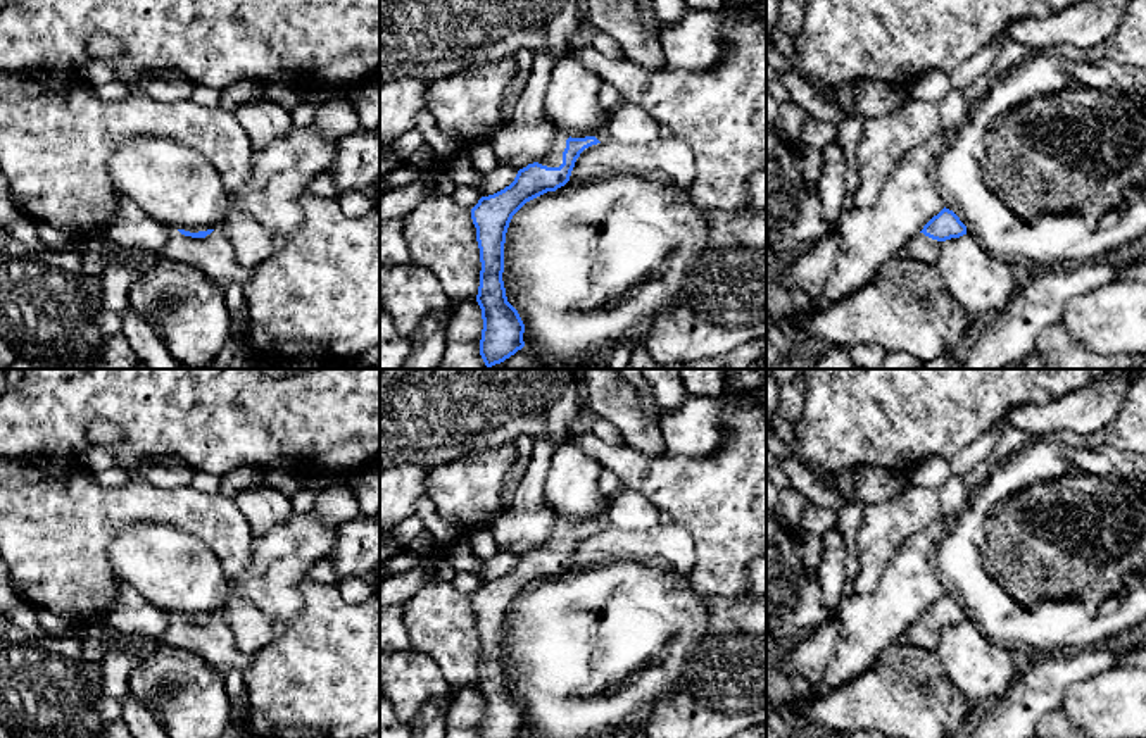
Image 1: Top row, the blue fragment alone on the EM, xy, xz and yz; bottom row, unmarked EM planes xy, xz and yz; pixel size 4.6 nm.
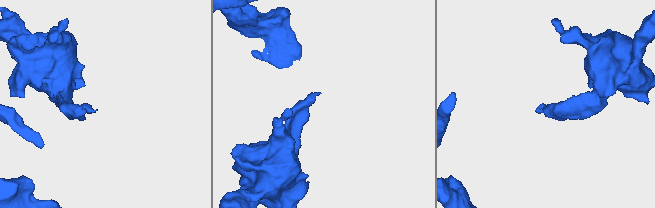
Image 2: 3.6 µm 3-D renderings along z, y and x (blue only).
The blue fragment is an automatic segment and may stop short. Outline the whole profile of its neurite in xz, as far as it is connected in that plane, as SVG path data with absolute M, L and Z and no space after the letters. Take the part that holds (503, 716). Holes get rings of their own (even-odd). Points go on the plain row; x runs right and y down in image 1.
M613 497L608 498L606 510L592 522L571 524L568 521L557 521L551 538L545 543L519 555L514 567L509 572L506 572L504 576L494 581L482 583L478 590L471 595L471 605L476 614L476 628L478 628L480 648L482 648L480 672L476 681L476 688L482 695L482 705L483 705L480 738L518 738L525 733L525 728L523 728L525 710L518 697L507 688L506 674L502 667L504 629L506 629L506 619L513 602L526 588L547 578L556 578L557 574L564 572L570 567L571 557L580 540L592 531L609 526L608 509L611 502L613 502Z

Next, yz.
M944 593L908 629L903 641L935 652L941 641L942 629L951 624L960 624L963 621L967 621L967 612L953 597Z

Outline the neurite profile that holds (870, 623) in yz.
M941 517L904 540L873 591L846 597L839 614L841 636L827 674L808 686L822 695L844 686L882 660L908 629L944 595L935 576L937 545L949 519Z

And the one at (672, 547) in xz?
M675 522L647 529L618 529L609 524L580 540L566 571L627 560L658 566L678 578L689 578L696 564L696 543L692 535Z

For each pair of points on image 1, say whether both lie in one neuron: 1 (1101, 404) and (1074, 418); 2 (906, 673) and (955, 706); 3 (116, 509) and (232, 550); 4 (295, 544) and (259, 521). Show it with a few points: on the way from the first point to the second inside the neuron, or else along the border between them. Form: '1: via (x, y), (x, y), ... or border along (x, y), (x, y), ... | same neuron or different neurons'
1: via (1095, 406), (1081, 412) | same neuron
2: via (919, 685), (943, 706) | same neuron
3: via (145, 509), (190, 509), (202, 521) | same neuron
4: border along (292, 511), (285, 519), (254, 538) | different neurons

